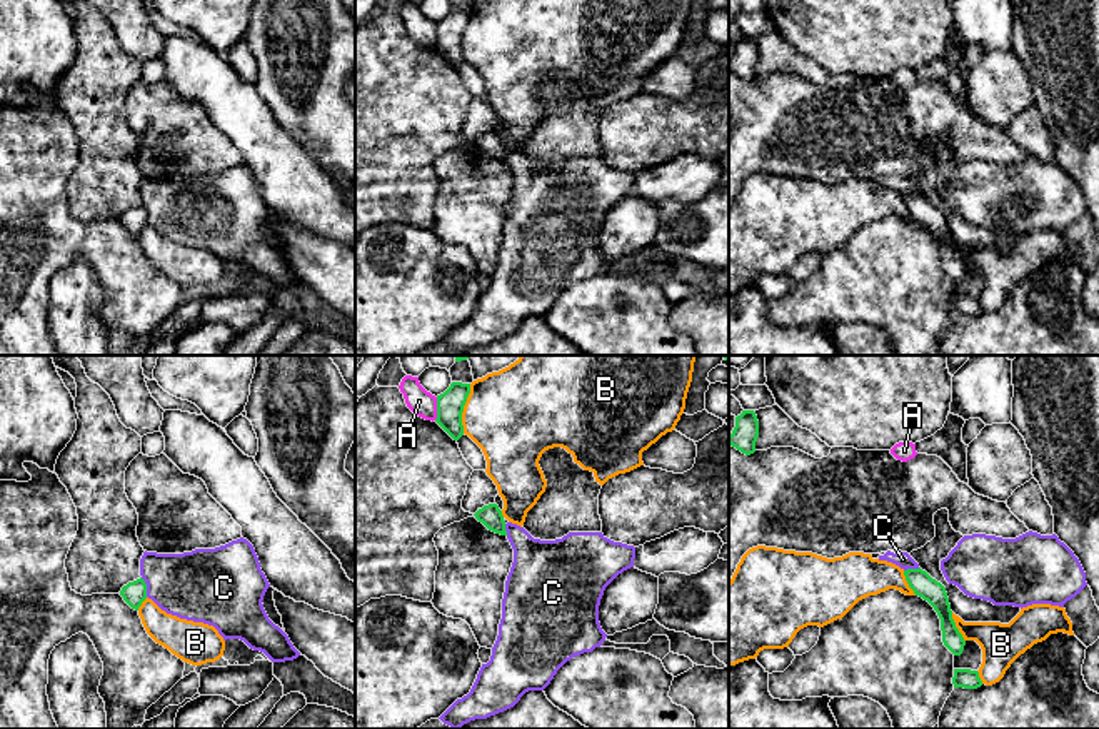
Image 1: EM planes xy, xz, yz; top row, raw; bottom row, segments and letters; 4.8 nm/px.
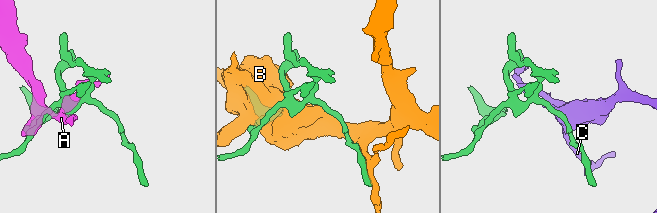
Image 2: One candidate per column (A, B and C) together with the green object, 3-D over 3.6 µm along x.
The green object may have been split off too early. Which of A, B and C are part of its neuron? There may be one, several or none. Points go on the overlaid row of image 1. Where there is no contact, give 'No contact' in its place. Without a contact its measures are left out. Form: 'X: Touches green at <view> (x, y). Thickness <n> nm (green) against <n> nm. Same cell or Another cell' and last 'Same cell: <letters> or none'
A: Touches green at xz (437, 409). Thickness 130 nm (green) against 120 nm. Another cell
B: Touches green at xz (462, 409). Thickness 130 nm (green) against 440 nm. Another cell
C: Touches green at xy (145, 588). Thickness 110 nm (green) against 340 nm. Another cell
Same cell: none

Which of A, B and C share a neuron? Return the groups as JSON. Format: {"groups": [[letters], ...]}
{"groups": [["A"], ["B"], ["C"]]}

